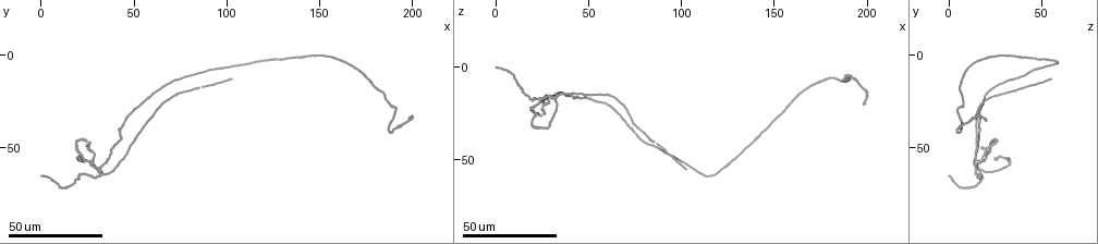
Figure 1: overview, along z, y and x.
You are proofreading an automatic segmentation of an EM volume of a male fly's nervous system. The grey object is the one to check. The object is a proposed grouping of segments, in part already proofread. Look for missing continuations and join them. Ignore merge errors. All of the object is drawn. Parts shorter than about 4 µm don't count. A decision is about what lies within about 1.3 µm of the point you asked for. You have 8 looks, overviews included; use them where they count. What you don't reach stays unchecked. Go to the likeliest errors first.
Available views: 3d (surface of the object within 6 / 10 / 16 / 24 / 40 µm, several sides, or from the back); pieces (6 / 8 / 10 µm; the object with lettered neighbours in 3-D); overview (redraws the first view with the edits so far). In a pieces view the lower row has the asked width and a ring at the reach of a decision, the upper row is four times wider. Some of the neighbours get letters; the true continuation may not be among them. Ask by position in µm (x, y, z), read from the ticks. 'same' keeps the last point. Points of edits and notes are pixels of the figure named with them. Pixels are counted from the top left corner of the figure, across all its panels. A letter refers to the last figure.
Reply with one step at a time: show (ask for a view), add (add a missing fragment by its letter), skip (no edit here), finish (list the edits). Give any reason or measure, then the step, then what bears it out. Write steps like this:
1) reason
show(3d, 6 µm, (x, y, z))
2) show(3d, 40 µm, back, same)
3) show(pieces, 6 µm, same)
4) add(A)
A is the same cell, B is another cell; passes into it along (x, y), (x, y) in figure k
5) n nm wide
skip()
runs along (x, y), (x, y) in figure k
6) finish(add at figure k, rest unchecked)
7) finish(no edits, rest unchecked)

long arm stops here
show(3d, 40 µm, (103, 12, 56))

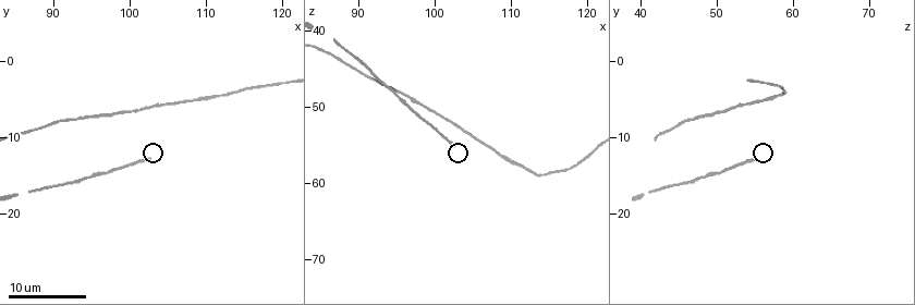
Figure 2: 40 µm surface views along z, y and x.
show(pieces, 6 µm, (102.5, 13.0, 55.5))

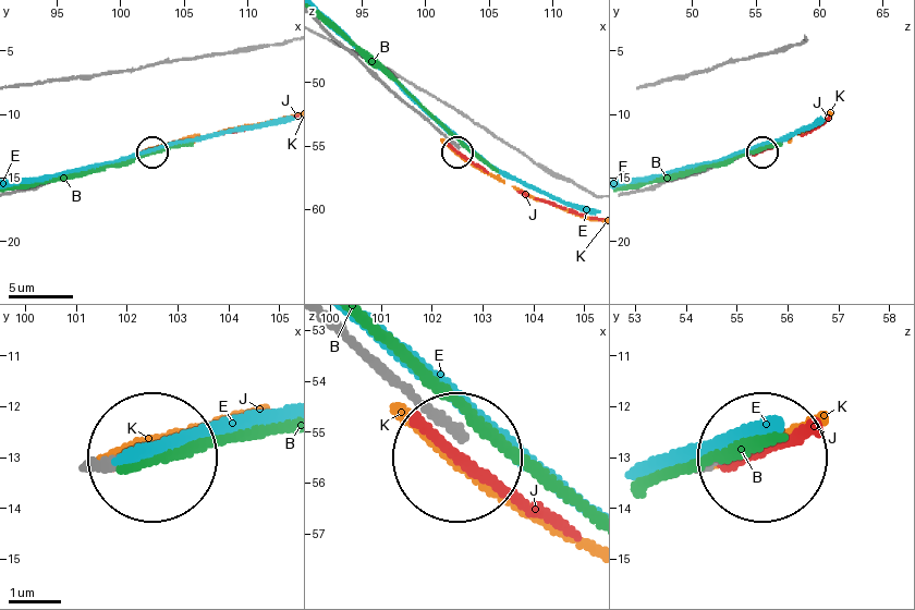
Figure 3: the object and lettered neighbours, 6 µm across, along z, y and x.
skip()
B, E, J and K are other cells; runs along (322, 26), (458, 148) in figure 3; none of them fits

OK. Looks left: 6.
show(3d, 24 µm, (1, 65, 0))

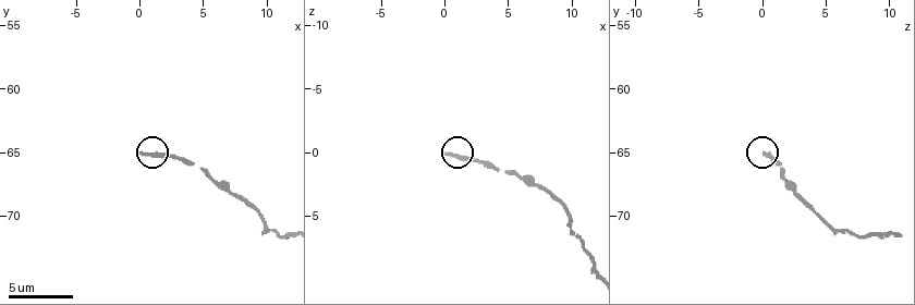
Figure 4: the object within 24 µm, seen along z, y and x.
show(pieces, 6 µm, (0.2, 65.2, 0.0))

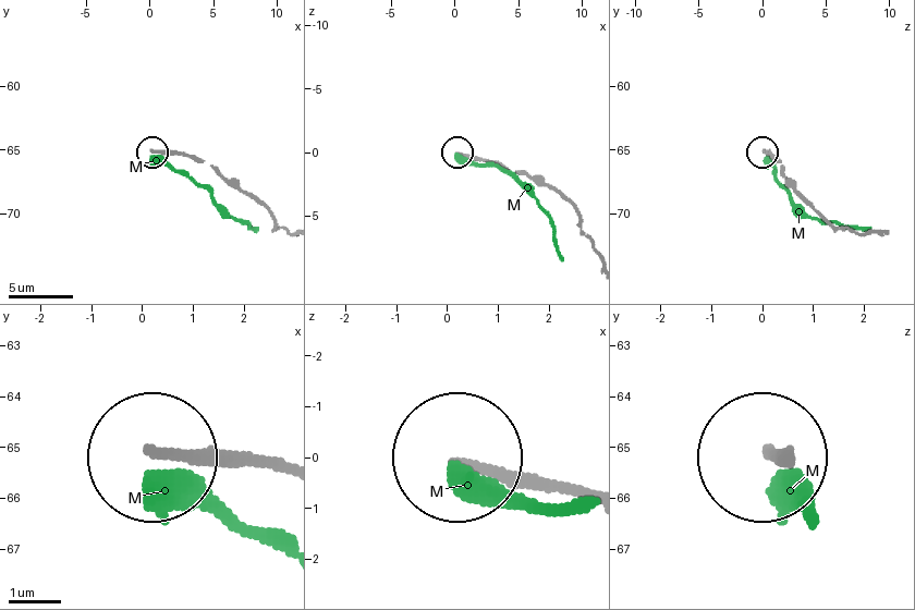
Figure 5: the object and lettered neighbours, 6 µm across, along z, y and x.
skip()
M is another cell; runs along (876, 232), (827, 223), (763, 151) in figure 5; none of them fits

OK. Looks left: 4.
free end
show(3d, 24 µm, (197, 35, 19))

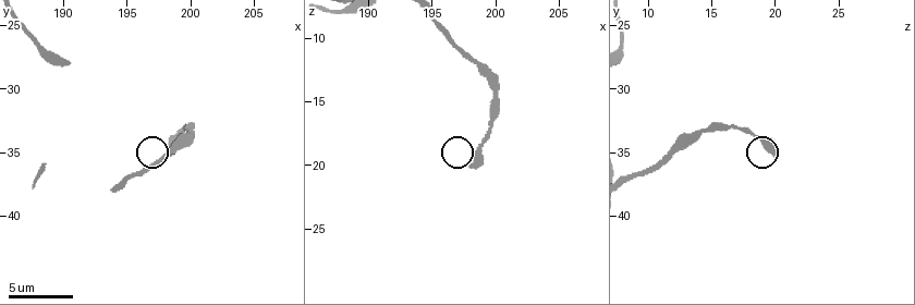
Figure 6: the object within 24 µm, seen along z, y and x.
show(pieces, 8 µm, (198.2, 35.2, 20.0))

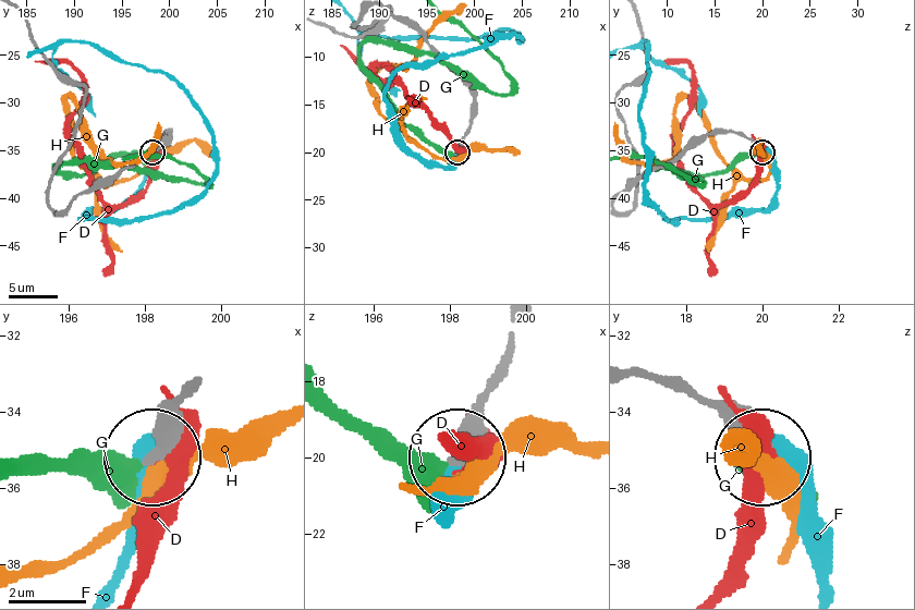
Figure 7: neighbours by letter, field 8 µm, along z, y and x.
skip()
D, F, G and H are other cells; none of them fits

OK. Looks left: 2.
branch stops here
show(3d, 40 µm, (25, 46, 26))

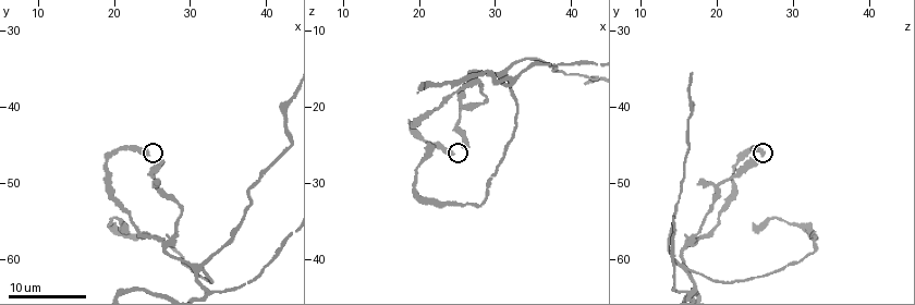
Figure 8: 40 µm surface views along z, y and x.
what lies round it
show(pieces, 6 µm, (24.5, 46.0, 26.0))

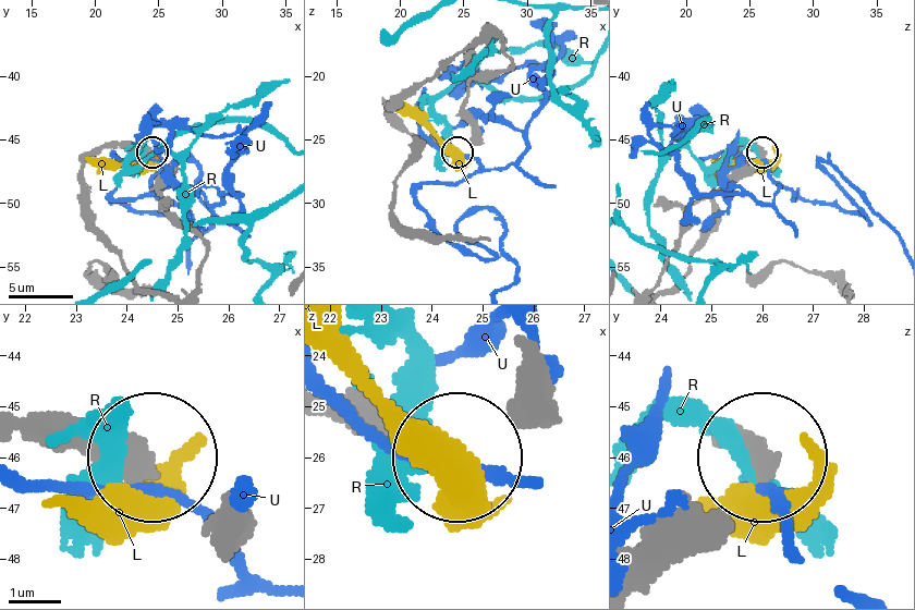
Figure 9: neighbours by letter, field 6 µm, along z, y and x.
skip()
L, R and U are other cells; no lettered fragment goes on from it

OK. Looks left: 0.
finish(no edits, rest unchecked)

